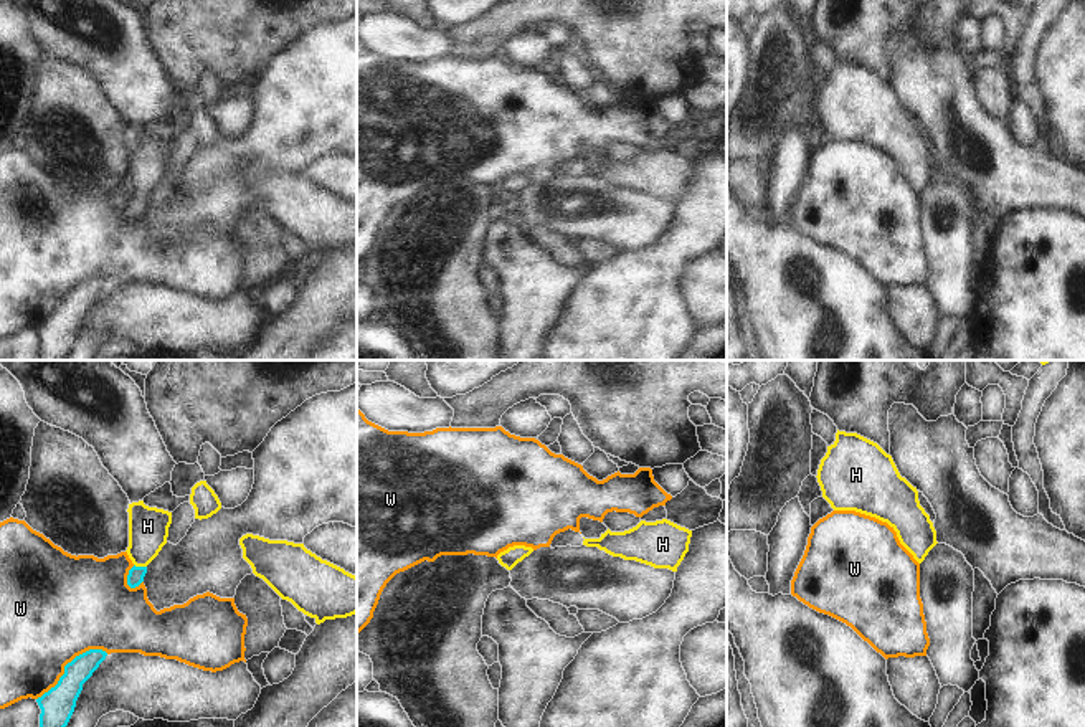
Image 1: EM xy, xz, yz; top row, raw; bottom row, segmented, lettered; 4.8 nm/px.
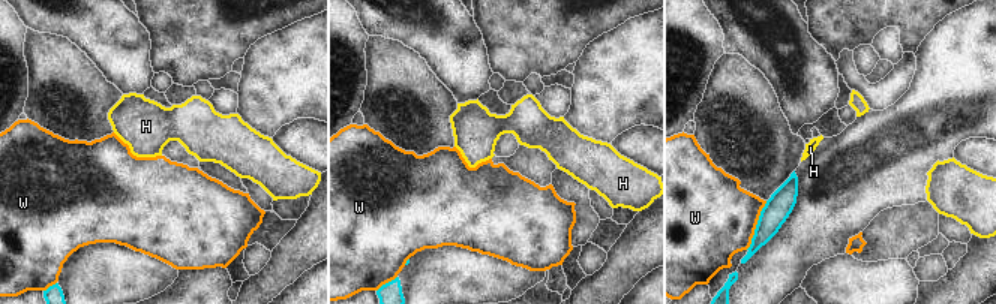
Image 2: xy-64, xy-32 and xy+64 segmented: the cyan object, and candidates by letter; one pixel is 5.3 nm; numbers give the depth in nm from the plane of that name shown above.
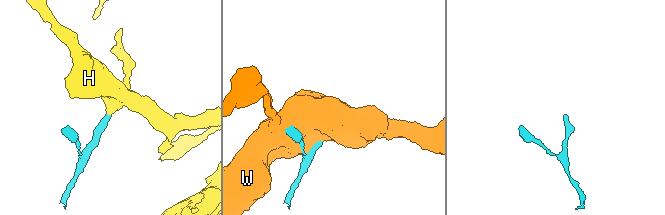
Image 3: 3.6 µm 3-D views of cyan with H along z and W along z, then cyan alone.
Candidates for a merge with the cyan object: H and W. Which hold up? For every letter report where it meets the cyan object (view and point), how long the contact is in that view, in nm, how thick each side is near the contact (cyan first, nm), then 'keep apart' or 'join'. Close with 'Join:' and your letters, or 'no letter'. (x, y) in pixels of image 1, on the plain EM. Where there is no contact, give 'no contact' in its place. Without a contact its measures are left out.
H: contact xy (141, 197); length 70 nm; calibres 80 and 190 nm; join
W: contact xy (68, 293); length 420 nm; calibres 160 and 480 nm; keep apart
Join: H

